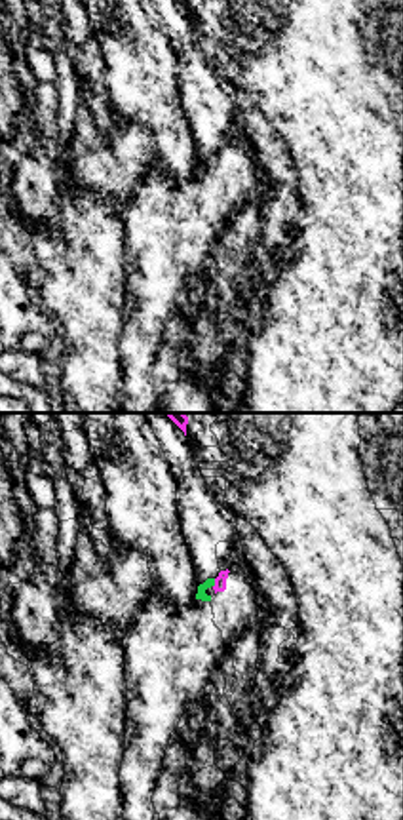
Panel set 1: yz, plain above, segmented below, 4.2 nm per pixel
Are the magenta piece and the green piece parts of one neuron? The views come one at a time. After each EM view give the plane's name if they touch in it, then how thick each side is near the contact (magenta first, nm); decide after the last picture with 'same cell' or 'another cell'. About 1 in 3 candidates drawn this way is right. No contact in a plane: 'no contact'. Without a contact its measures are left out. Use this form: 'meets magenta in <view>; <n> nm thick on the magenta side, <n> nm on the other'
meets magenta in yz; 50 nm thick on the magenta side, 40 nm on the other

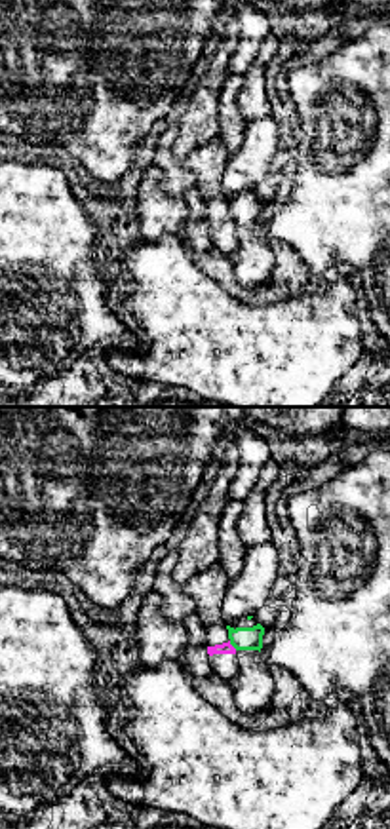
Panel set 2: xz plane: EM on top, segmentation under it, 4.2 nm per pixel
meets magenta in xz; 50 nm thick on the magenta side, 100 nm on the other

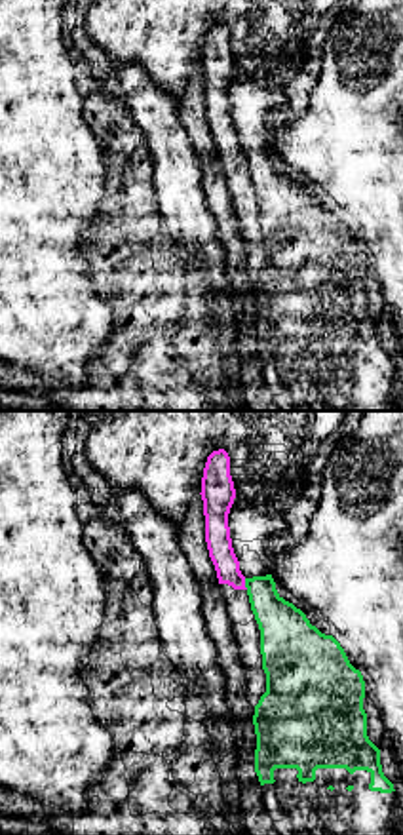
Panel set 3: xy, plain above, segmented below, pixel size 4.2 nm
meets magenta in xy; 110 nm thick on the magenta side, 200 nm on the other

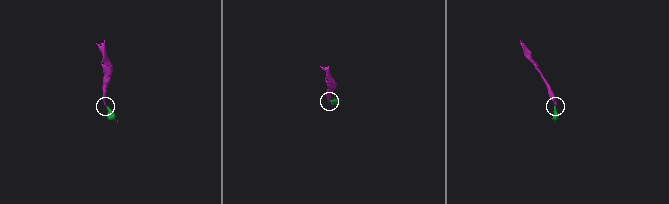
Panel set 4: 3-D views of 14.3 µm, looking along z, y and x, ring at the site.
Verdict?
another cell

